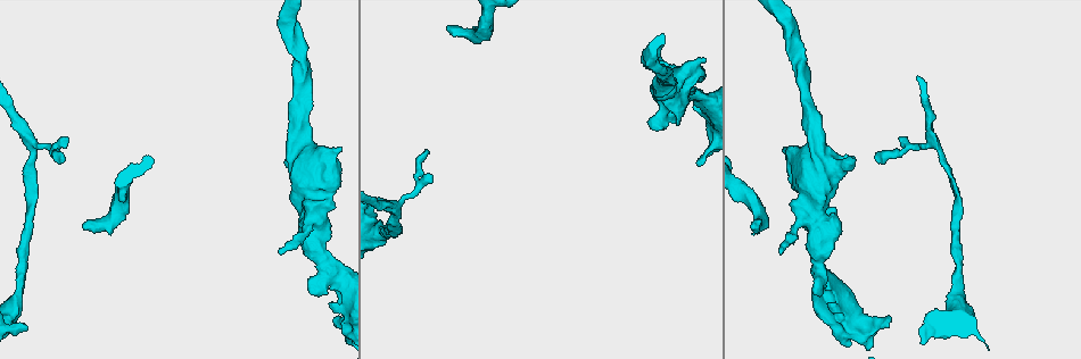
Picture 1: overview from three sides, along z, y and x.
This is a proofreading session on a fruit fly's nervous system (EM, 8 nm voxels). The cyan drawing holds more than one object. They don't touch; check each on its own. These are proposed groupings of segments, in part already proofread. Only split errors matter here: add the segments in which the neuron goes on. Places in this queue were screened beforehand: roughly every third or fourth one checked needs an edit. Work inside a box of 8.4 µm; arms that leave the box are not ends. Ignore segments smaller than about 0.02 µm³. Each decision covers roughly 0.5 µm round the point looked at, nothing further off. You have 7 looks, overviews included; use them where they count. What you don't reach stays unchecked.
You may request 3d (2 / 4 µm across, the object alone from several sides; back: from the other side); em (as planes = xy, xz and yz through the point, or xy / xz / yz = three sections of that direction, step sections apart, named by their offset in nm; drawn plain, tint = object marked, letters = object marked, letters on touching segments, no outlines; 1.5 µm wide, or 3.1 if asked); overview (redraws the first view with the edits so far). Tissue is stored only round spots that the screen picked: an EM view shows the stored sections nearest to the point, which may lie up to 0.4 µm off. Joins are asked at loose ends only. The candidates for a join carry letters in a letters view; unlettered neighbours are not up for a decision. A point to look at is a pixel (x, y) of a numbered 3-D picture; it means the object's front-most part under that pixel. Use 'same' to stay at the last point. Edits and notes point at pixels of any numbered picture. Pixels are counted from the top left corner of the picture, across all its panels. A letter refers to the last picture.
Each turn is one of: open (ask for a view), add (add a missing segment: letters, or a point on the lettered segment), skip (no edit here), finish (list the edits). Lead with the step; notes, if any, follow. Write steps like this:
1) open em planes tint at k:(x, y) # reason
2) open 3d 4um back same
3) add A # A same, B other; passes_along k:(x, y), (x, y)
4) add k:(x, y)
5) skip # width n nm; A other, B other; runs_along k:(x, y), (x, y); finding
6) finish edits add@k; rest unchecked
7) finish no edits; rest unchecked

open em planes tint at 1:(67, 138) # an open end

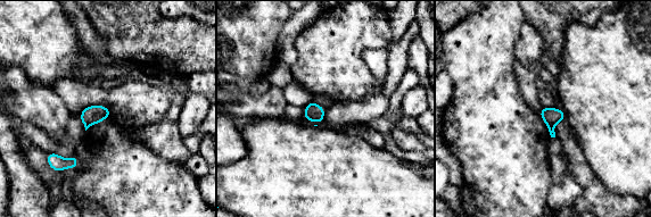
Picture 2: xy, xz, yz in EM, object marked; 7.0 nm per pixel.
open em planes letters same

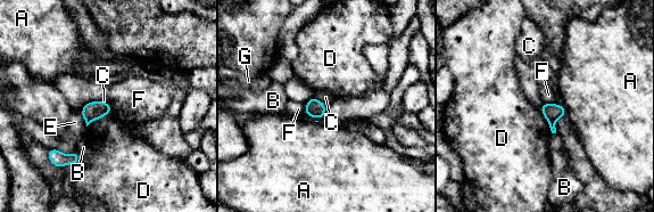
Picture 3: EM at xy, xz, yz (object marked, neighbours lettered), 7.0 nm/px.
skip # A other, B other, C other, D other, E other, F other, G other; border 3:(102, 99), (88, 102), (84, 105); no lettered segment goes on from it

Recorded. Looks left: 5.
open 3d 4um at 1:(779, 252) # free end

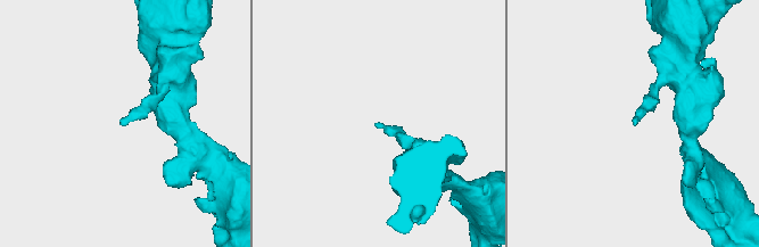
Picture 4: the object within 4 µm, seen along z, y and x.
open em planes letters at 4:(376, 123)

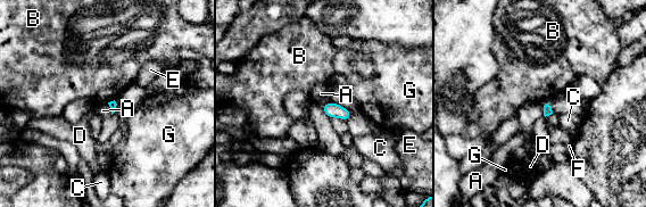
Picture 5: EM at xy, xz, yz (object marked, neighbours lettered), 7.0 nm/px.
skip # A other, B other, C other, D other, E other, F other, G other; border 5:(540, 104), (545, 116); none of them fits

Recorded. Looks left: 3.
open em xz step 8 tint at 1:(449, 28)

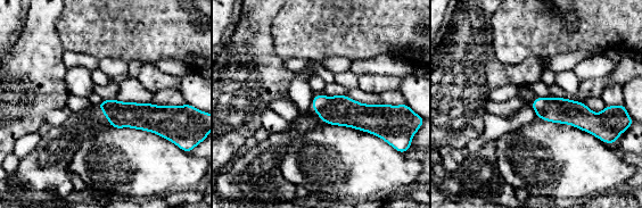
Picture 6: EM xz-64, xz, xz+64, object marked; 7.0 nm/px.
open em planes letters same

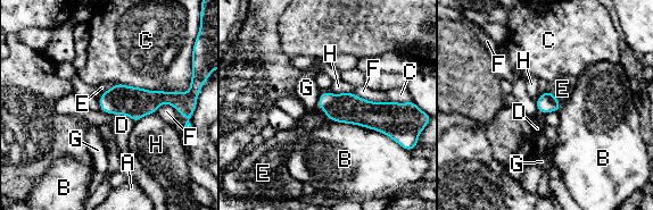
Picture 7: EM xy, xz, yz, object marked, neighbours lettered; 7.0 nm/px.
add E # A other, B other, C other, D other, E same, F other, G other, H other; the neuron continues

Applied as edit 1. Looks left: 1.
finish edits add@7; rest unchecked

